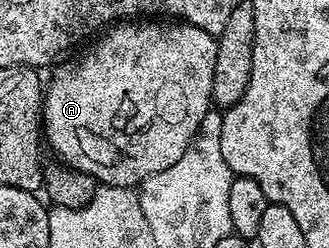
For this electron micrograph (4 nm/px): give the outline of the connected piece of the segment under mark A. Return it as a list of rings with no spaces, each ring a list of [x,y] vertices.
[[[121,21],[116,25],[110,26],[100,37],[94,38],[85,49],[86,51],[82,55],[74,54],[69,57],[74,57],[74,59],[66,58],[52,72],[54,75],[47,79],[47,86],[43,91],[44,140],[47,142],[48,148],[50,145],[54,153],[57,154],[54,156],[60,162],[67,167],[73,167],[77,171],[82,171],[91,177],[95,177],[98,184],[107,187],[136,188],[147,177],[151,177],[155,173],[163,173],[163,169],[171,169],[171,165],[175,165],[175,161],[179,161],[179,157],[183,157],[183,153],[187,153],[187,149],[197,138],[203,117],[210,111],[213,103],[211,85],[215,77],[216,38],[211,33],[207,33],[195,25],[180,21]]]

